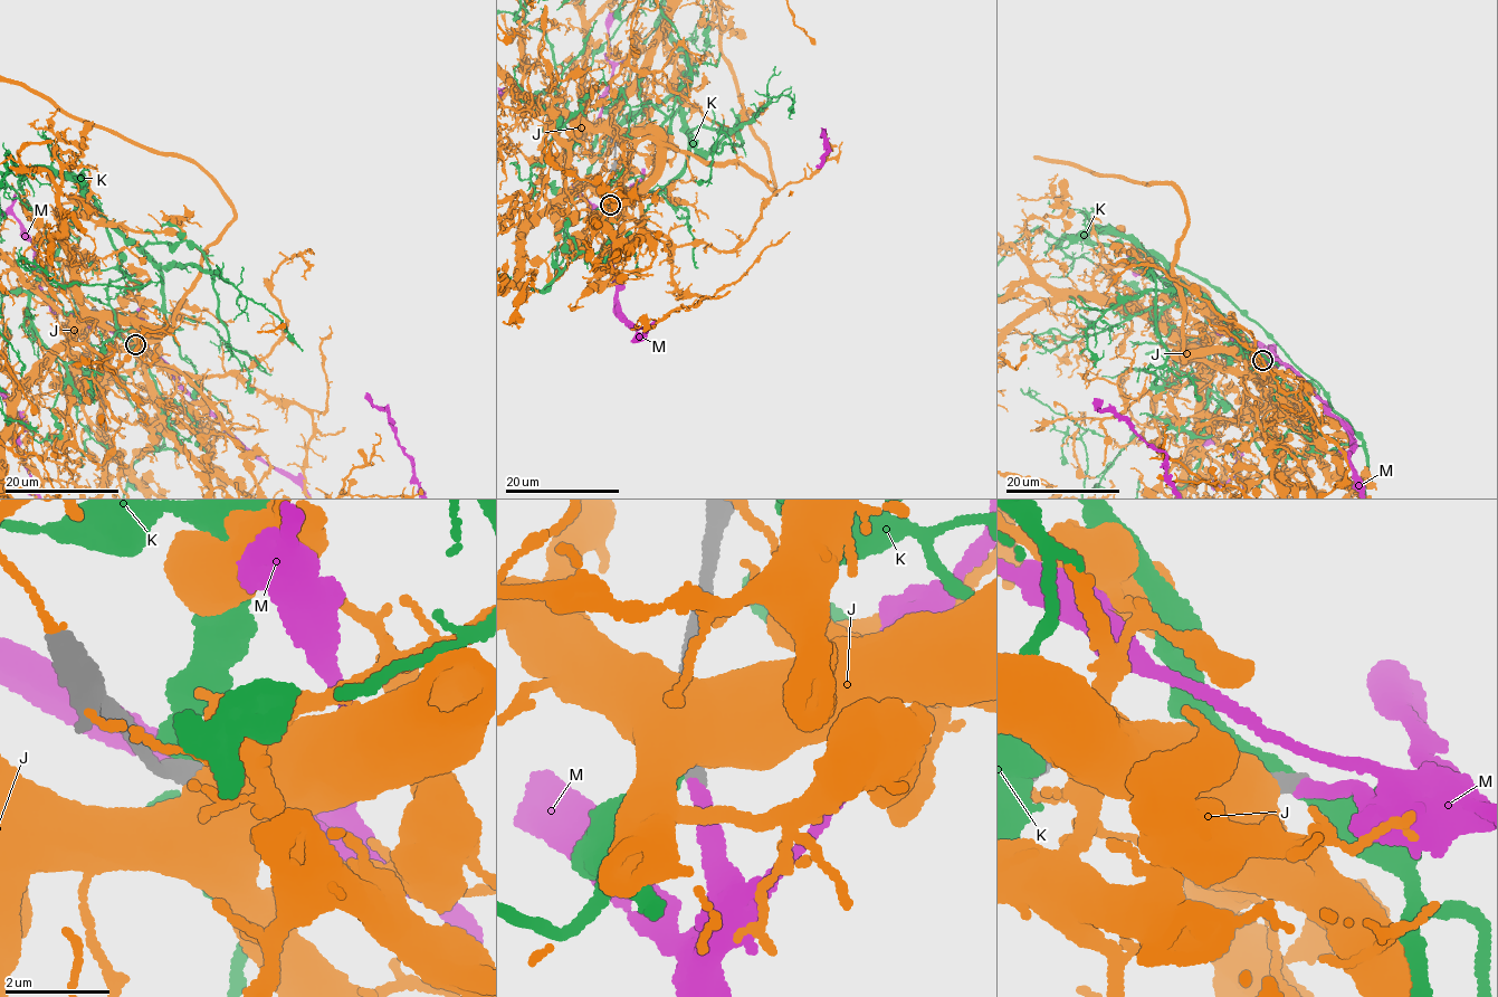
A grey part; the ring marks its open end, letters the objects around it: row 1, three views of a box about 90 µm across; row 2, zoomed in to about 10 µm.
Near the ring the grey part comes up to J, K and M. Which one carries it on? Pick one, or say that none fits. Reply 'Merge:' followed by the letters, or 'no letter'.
Merge: M

